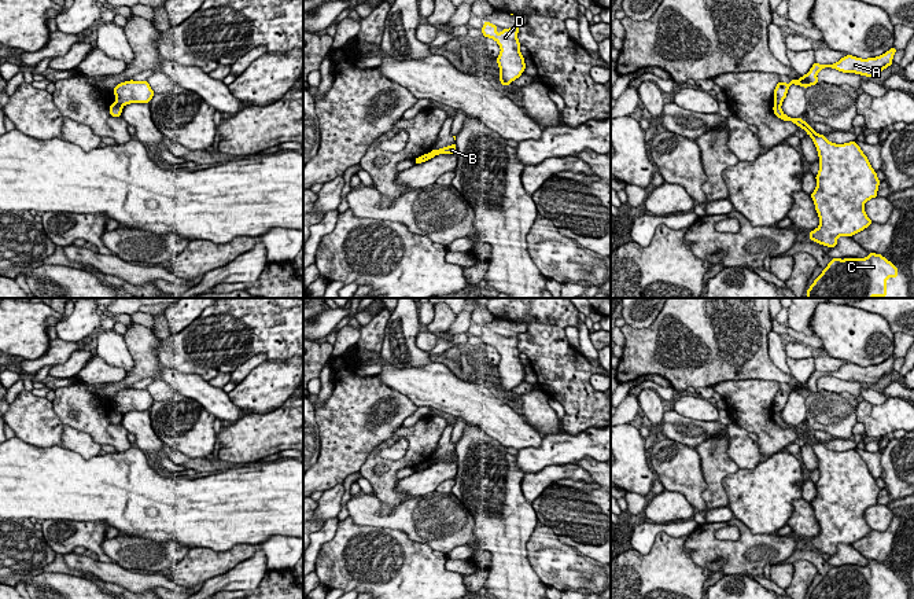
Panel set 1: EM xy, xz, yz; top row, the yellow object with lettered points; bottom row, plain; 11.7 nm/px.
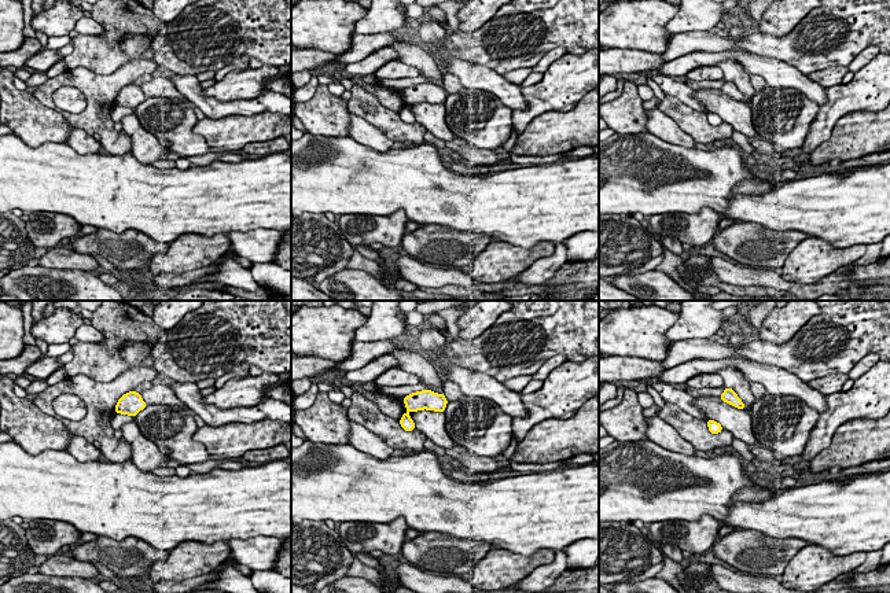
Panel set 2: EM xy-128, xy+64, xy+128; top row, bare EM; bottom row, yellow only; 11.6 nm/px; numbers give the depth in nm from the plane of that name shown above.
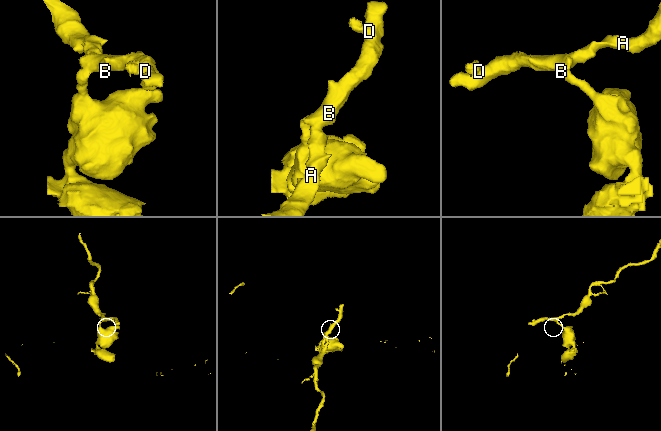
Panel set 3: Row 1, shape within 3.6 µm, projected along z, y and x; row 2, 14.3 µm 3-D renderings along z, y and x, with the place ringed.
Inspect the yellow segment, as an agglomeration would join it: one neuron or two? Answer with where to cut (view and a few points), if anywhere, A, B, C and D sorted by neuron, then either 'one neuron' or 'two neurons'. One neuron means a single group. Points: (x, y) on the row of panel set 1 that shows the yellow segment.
cut xy (115, 102), (121, 106); groups A B D / C; two neurons

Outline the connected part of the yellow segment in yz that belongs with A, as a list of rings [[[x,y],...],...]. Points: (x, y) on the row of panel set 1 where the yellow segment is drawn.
[[[892,47],[884,55],[877,58],[860,59],[852,55],[847,55],[833,65],[814,63],[810,71],[806,76],[800,77],[799,80],[790,80],[789,84],[785,84],[781,81],[777,84],[774,89],[774,95],[773,95],[774,104],[782,104],[784,99],[786,98],[788,89],[792,84],[796,84],[804,88],[818,84],[817,74],[819,70],[825,67],[832,67],[843,73],[856,73],[863,77],[878,76],[885,67],[892,65],[895,52],[896,52],[896,48]]]

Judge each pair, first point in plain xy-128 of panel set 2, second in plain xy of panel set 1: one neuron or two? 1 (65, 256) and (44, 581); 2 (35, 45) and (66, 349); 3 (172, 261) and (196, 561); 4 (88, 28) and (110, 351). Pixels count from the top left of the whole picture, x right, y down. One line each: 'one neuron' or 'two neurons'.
1: two neurons
2: one neuron
3: one neuron
4: one neuron

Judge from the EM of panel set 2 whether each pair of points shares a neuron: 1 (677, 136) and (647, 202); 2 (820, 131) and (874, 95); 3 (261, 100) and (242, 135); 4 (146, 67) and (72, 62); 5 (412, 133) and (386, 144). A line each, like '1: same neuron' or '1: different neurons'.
1: different neurons
2: same neuron
3: different neurons
4: different neurons
5: different neurons

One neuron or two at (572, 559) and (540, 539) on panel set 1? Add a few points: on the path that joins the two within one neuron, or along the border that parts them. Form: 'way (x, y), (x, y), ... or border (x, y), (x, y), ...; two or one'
way (564, 559), (560, 559), (548, 547); one

